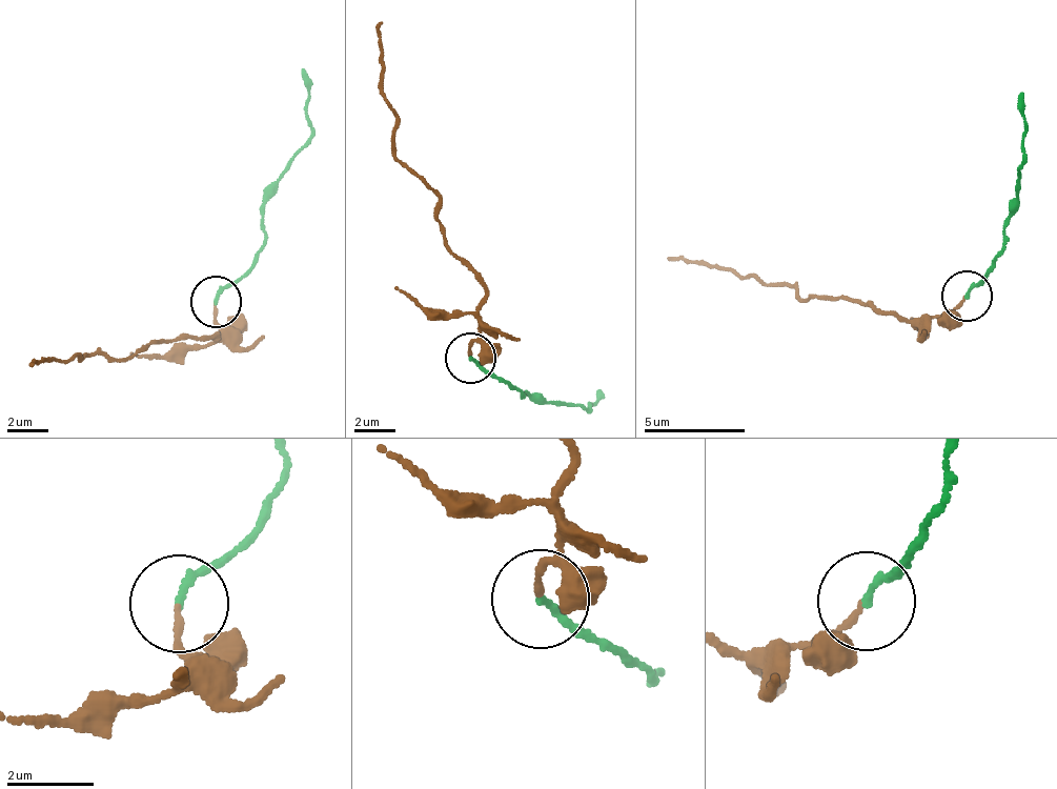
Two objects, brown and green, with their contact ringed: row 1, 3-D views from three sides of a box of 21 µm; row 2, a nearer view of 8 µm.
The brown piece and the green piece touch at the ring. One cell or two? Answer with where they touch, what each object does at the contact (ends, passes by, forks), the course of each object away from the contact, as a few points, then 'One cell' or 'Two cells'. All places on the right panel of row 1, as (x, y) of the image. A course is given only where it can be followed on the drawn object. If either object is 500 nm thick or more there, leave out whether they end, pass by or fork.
Place: (967, 296). At the ring brown ends. At the ring green ends. Course of brown: (966, 297), (937, 318), (881, 310), (862, 302), (811, 297), (790, 285), (751, 278), (727, 267), (670, 258). Course of green: (966, 297), (1003, 248), (1009, 203), (1023, 162), (1019, 92). Two cells

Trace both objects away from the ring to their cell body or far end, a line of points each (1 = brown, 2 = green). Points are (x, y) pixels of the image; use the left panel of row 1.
1: (214, 303), (221, 329), (210, 336), (168, 340), (143, 350), (49, 358), (28, 365)
2: (214, 303), (267, 236), (268, 189), (309, 137), (303, 67)

